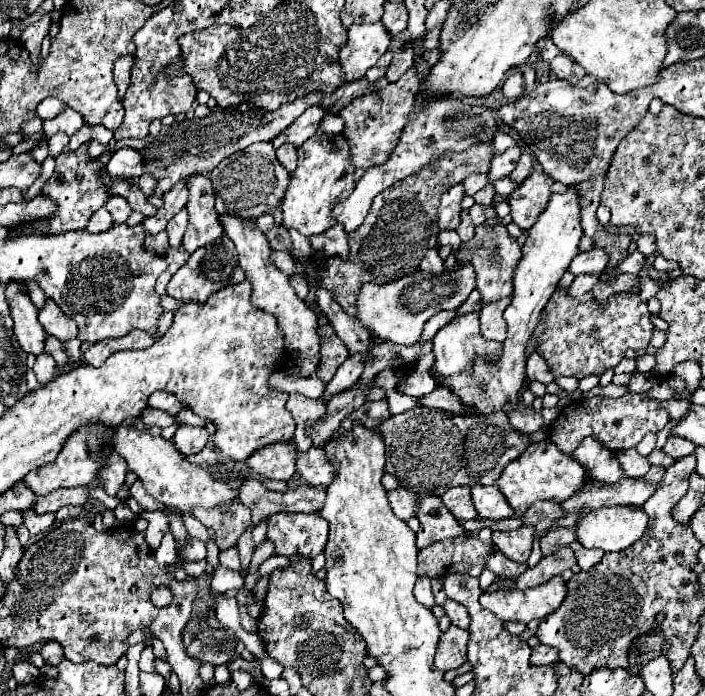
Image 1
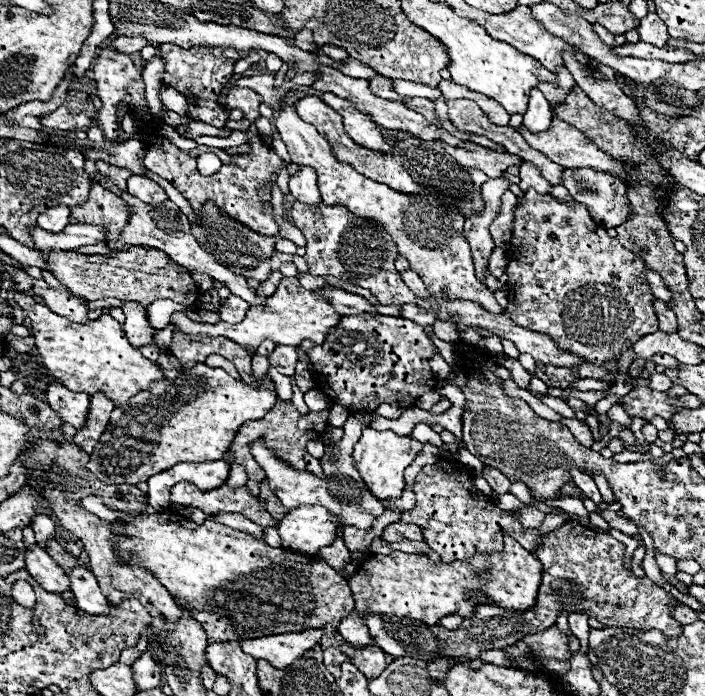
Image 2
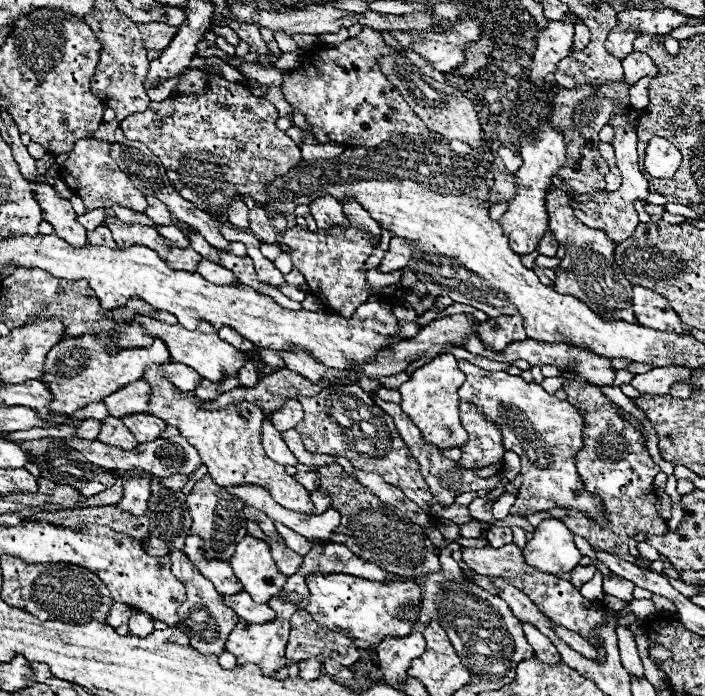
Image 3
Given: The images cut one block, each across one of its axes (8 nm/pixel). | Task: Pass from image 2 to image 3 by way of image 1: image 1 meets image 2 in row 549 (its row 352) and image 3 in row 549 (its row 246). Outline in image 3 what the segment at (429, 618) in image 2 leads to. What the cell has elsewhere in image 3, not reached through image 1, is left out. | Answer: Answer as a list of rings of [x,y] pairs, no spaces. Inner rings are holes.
[[[556,518],[542,520],[532,538],[522,548],[528,566],[546,574],[566,574],[574,570],[582,558],[574,544],[572,532]]]

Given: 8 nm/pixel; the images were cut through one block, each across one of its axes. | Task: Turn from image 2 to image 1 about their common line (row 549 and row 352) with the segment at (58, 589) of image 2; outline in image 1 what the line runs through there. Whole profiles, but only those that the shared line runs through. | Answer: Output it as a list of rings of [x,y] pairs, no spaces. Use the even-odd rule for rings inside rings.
[[[16,280],[6,284],[6,302],[10,304],[10,314],[14,320],[14,334],[24,352],[42,354],[46,332],[38,322],[38,308],[32,304],[30,296],[20,288]]]

